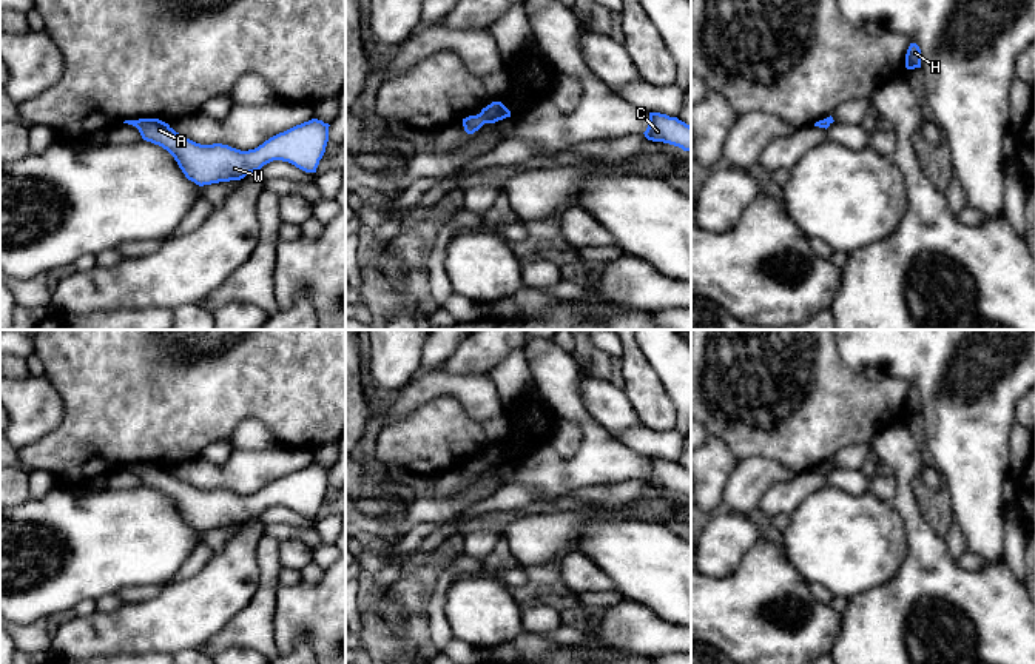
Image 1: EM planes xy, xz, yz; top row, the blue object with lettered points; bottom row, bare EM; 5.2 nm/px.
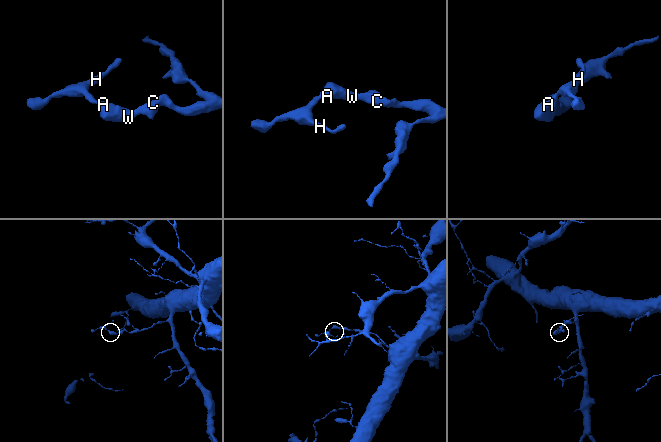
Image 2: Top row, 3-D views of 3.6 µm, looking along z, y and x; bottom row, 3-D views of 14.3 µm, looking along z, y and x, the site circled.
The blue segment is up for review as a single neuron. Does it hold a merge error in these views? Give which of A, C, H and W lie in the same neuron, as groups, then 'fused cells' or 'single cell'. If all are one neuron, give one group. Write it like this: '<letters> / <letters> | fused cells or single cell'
A C H W | single cell

